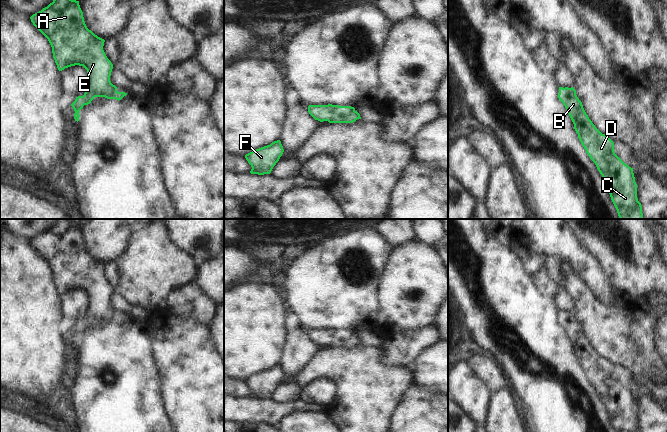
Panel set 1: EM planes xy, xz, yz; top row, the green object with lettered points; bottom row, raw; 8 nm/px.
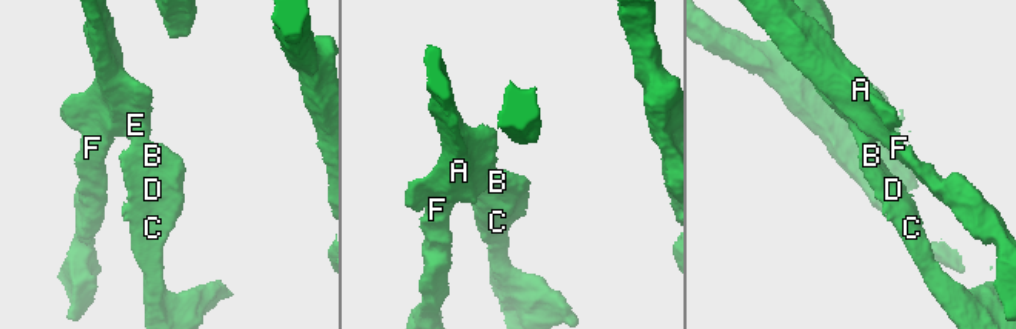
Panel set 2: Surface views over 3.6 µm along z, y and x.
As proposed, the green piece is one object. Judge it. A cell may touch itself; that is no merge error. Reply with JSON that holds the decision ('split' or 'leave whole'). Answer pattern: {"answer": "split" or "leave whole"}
{"answer": "leave whole"}

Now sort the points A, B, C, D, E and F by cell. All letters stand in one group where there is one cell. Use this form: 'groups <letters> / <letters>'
groups A B C D E F

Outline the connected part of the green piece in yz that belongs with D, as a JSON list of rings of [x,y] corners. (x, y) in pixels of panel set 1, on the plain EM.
[[[559,311],[558,322],[569,338],[582,370],[602,399],[615,432],[642,432],[637,422],[637,408],[635,406],[633,392],[625,388],[615,378],[614,366],[608,360],[602,358],[589,343],[582,326],[576,319],[576,314],[573,311]]]

